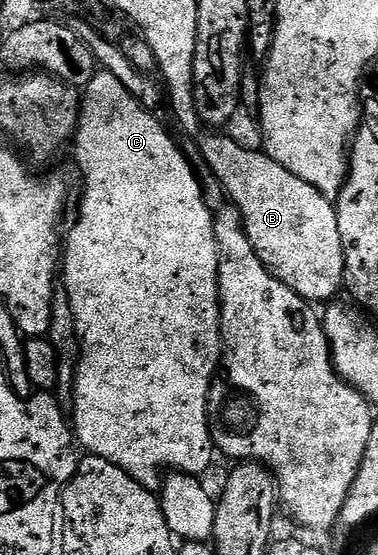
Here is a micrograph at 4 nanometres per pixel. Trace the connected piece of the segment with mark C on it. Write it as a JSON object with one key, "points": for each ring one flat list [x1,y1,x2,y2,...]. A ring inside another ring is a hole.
{"points":[[101,71,93,77,88,86,83,89,85,95,85,102,80,102,79,116,75,122,75,141,77,137,77,169,81,172,81,214,77,217,77,222,69,229,69,238,64,238,63,241,63,280,66,285,67,293,70,296,71,311,74,313,74,327,76,329,76,336,79,342,79,356,76,358,76,386,75,392,72,395,71,407,73,407,73,421,71,417,71,425,75,430,75,437,77,441,81,441,89,452,95,456,101,457,103,460,110,461,123,470,125,473,130,473,139,484,144,485,146,489,153,491,158,488,159,476,157,472,166,465,166,470,177,470,190,475,201,475,201,472,209,465,209,449,211,450,211,434,209,431,209,386,215,376,215,363,220,362,222,350,219,348,221,345,221,334,219,332,219,305,215,300,215,289,212,284,209,285,205,281,197,281,190,289,173,289,169,293,169,297,153,298,153,260,157,257,157,225,163,232,177,233,180,229,205,229,205,231,212,230,213,227,213,213,205,205,205,199,201,191,201,182,197,180,197,174,194,166,191,164,190,158,186,157,181,151,181,146,175,140,169,138,169,133,163,126,157,122,158,118,149,110,145,109,142,105,134,99,127,91,127,87,123,87,123,83,119,83,119,79,115,79,115,75,111,75,108,71]]}

